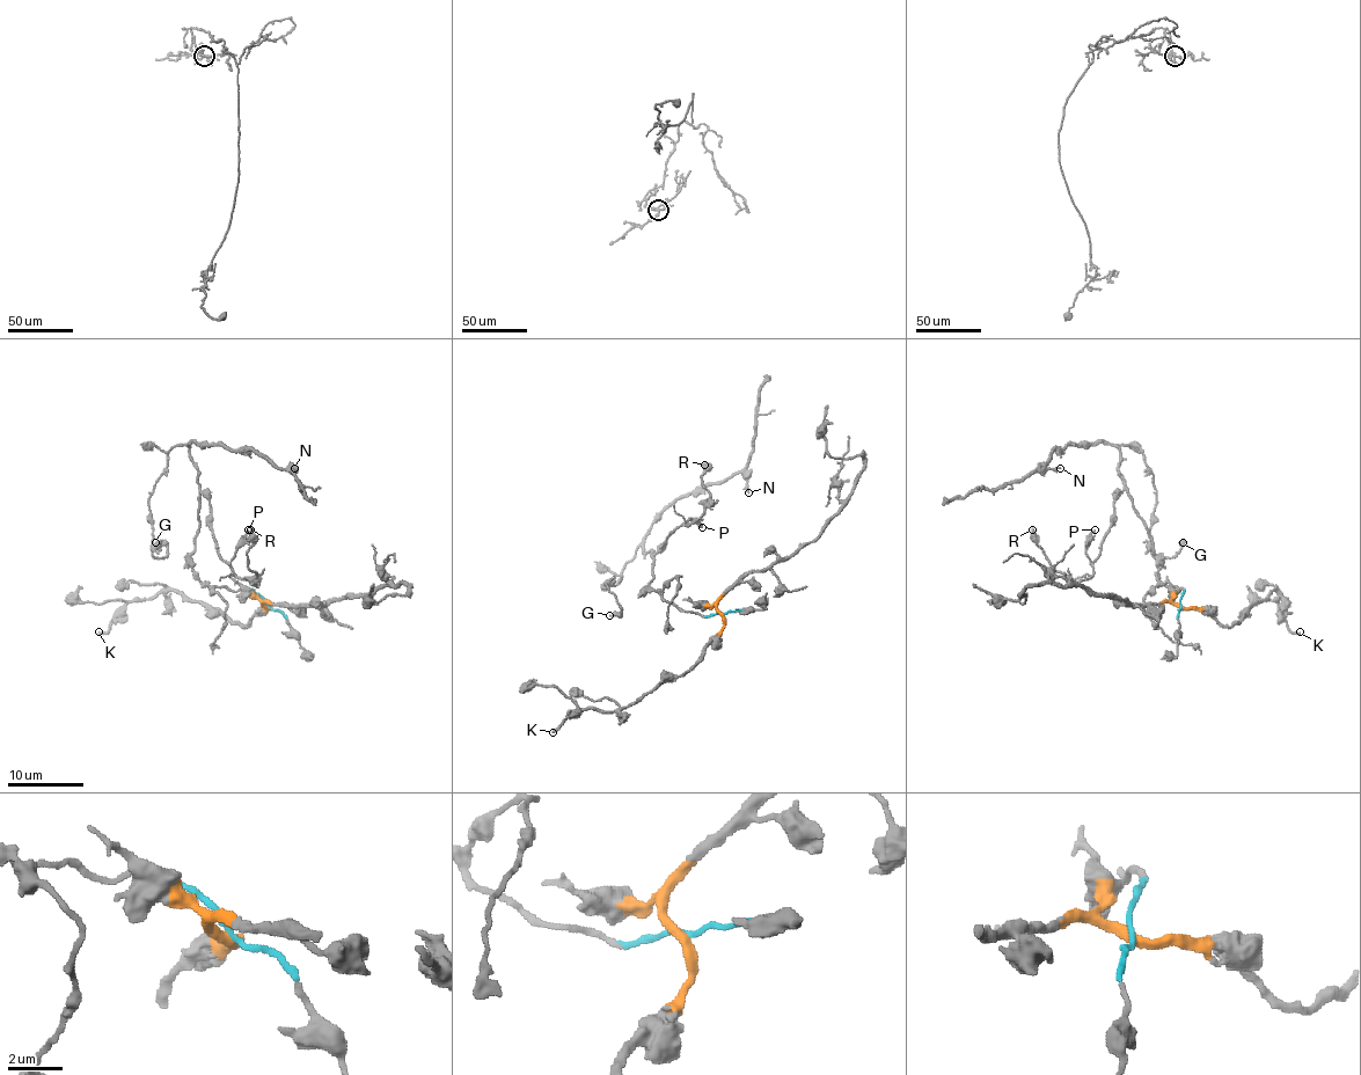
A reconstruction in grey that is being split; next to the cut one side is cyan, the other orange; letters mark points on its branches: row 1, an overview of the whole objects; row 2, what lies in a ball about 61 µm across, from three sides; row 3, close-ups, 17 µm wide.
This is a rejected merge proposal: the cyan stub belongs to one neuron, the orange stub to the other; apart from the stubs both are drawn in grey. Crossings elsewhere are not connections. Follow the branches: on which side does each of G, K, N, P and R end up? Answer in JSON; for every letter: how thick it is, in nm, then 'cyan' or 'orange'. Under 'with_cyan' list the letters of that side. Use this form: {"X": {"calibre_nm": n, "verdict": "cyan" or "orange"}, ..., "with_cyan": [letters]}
{"G": {"calibre_nm": 320, "verdict": "cyan"}, "K": {"calibre_nm": 200, "verdict": "orange"}, "N": {"calibre_nm": 240, "verdict": "cyan"}, "P": {"calibre_nm": 180, "verdict": "cyan"}, "R": {"calibre_nm": 420, "verdict": "cyan"}, "with_cyan": ["G", "N", "P", "R"]}

